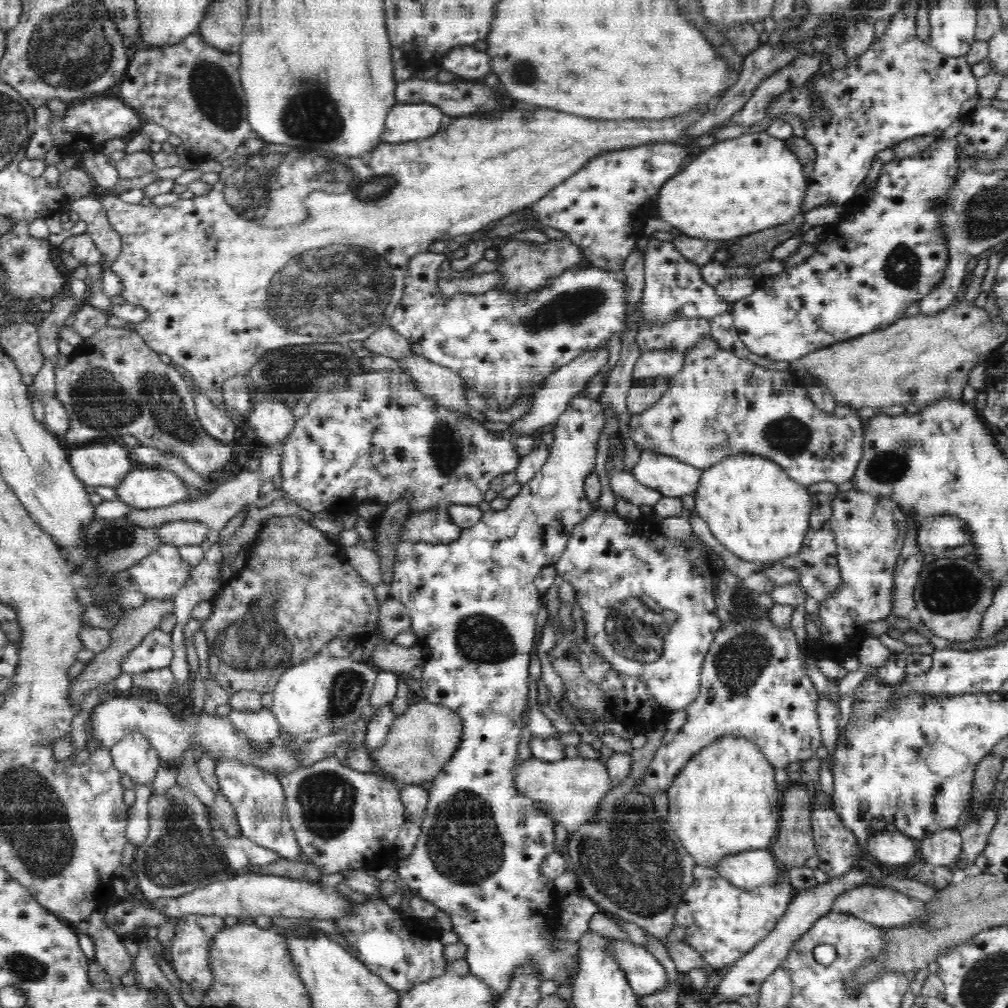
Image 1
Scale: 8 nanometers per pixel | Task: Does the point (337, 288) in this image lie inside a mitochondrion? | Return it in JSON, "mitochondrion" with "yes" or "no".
{"mitochondrion":"yes"}

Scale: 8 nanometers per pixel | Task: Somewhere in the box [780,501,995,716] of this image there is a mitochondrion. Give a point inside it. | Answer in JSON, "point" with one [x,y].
{"point":[948,587]}

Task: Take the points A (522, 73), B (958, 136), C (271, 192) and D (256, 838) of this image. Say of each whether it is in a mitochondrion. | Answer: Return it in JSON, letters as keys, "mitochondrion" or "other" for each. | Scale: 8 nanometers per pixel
{"A":"mitochondrion","B":"other","C":"mitochondrion","D":"other"}

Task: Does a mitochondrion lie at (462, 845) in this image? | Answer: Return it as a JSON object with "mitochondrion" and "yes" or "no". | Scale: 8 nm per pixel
{"mitochondrion":"yes"}

